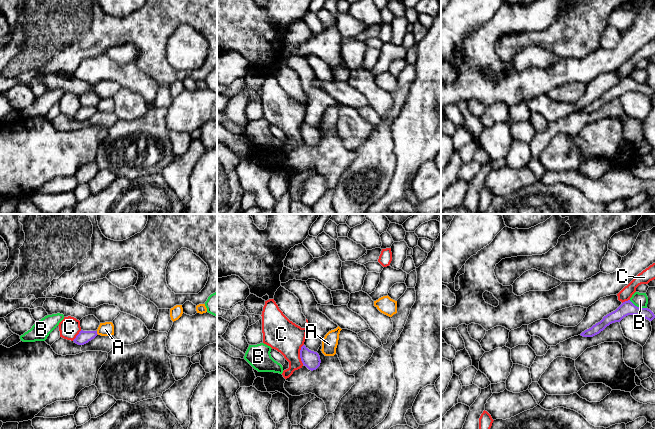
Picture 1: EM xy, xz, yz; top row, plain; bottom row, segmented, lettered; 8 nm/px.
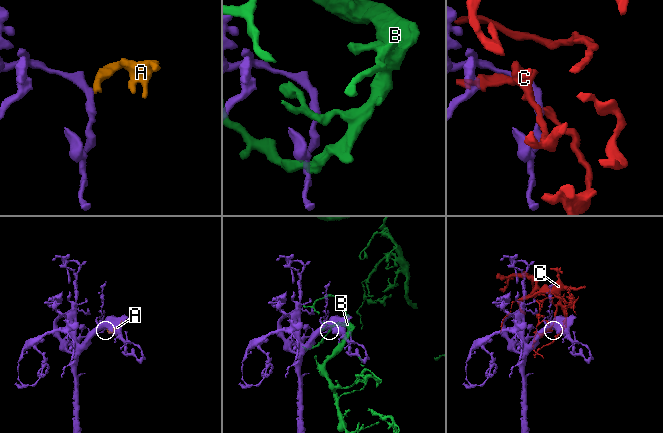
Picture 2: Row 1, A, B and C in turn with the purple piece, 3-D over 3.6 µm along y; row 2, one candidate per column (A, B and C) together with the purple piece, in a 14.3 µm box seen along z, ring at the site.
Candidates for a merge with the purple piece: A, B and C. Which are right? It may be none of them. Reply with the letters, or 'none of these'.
none of these

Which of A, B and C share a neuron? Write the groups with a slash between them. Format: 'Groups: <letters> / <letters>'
Groups: A / B / C

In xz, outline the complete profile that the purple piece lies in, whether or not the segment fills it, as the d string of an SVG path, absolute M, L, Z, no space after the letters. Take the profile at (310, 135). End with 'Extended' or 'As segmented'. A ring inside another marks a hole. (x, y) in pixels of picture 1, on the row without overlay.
M305 121L301 123L300 134L303 141L311 147L316 146L321 139L319 130L309 126Z. As segmented

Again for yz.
M628 76L623 78L615 87L604 92L600 98L585 106L580 111L583 113L593 113L603 107L610 100L620 98L628 91L641 92L649 97L652 97L655 94L654 89L650 85L639 84Z. As segmented

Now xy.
M81 106L76 114L73 116L78 121L84 121L97 112L97 107L83 107Z. As segmented

